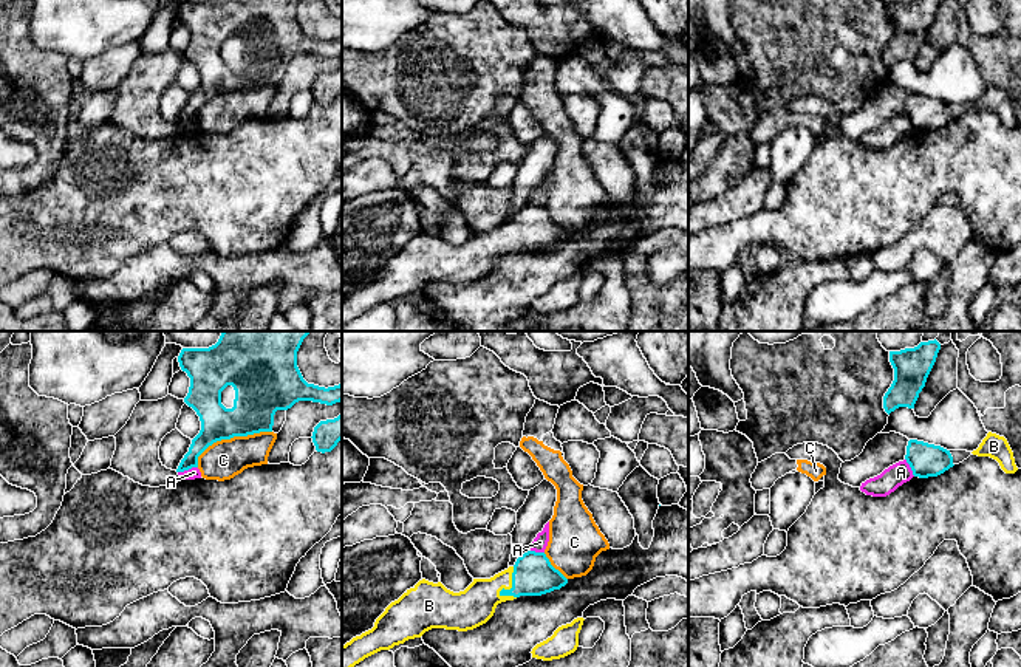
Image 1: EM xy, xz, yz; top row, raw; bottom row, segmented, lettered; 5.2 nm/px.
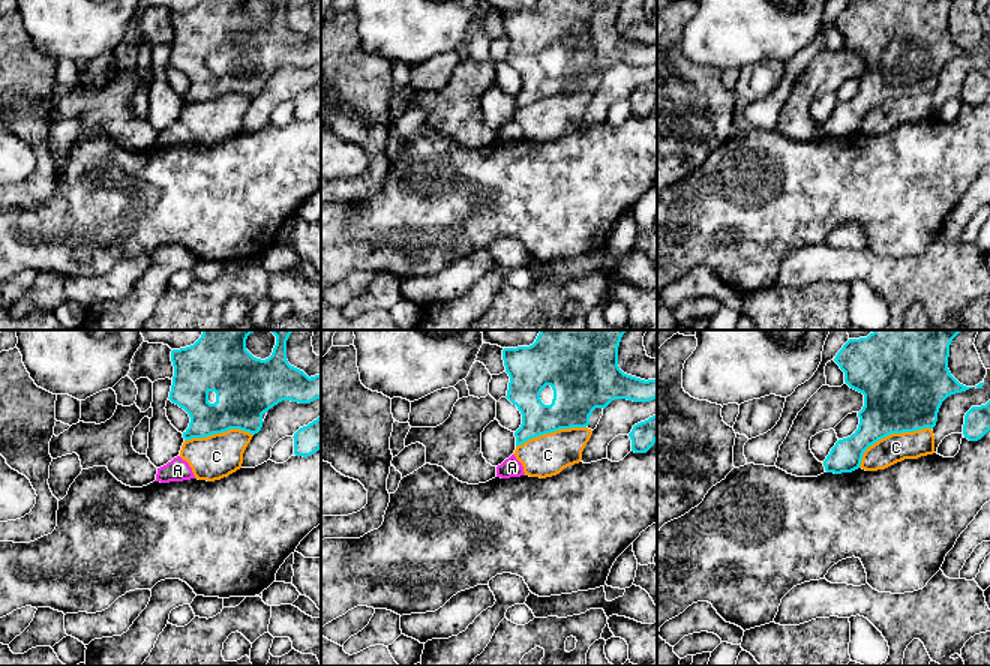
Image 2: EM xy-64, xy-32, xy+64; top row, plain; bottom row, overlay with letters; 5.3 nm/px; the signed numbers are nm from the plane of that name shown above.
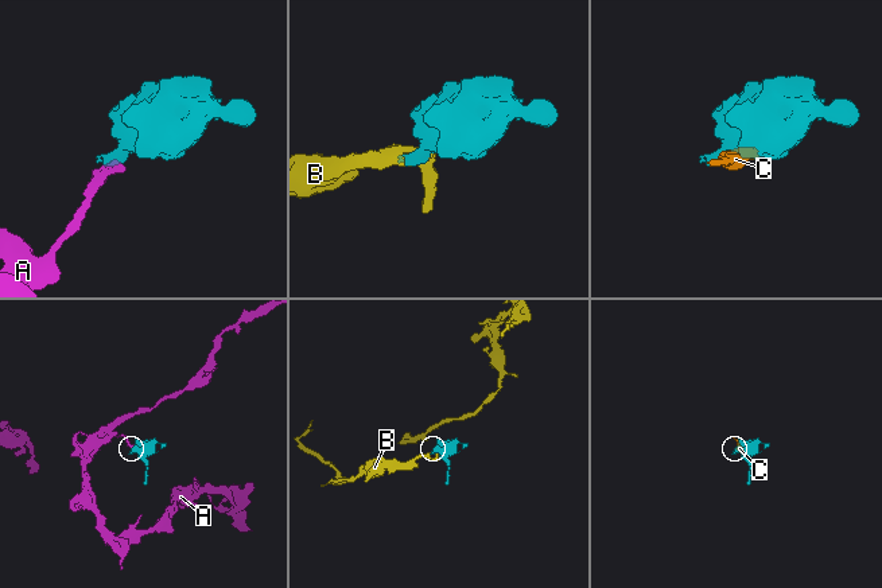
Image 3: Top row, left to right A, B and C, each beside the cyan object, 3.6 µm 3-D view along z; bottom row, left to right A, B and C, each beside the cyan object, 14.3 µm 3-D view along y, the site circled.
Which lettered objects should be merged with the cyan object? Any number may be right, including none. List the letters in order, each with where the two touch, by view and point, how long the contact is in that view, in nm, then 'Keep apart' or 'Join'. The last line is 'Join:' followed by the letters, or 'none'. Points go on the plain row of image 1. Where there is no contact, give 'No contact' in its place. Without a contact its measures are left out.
A: Touches cyan at xy (187, 123). Shared border 110 nm. Keep apart
B: Touches cyan at xz (512, 239). Shared border 180 nm. Join
C: Touches cyan at xy (229, 92). Shared border 440 nm. Keep apart
Join: B

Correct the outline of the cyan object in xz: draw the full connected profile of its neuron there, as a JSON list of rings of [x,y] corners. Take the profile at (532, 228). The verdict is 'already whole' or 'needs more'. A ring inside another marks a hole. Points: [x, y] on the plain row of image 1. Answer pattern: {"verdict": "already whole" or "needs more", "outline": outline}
{"verdict": "needs more", "outline": [[[528,204],[517,212],[514,220],[495,227],[490,232],[473,232],[459,246],[447,243],[441,235],[433,237],[425,232],[407,243],[398,254],[391,255],[376,272],[374,280],[342,299],[342,327],[364,314],[365,311],[390,303],[408,292],[421,291],[432,282],[467,285],[486,277],[495,266],[498,257],[514,254],[520,249],[541,249],[560,243],[568,232],[555,223],[545,206]]]}

